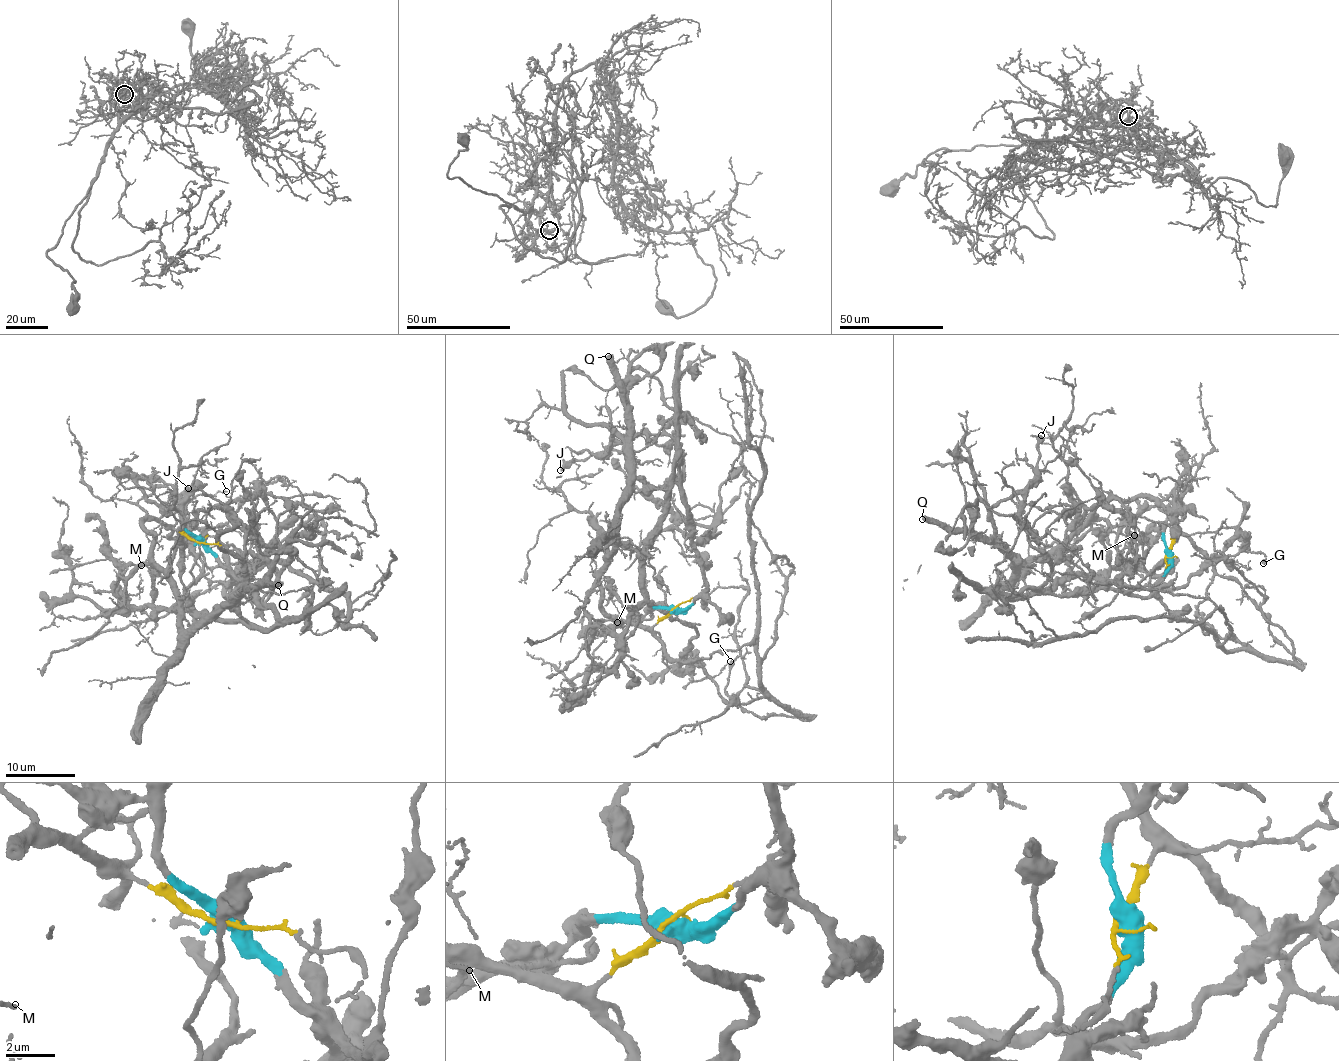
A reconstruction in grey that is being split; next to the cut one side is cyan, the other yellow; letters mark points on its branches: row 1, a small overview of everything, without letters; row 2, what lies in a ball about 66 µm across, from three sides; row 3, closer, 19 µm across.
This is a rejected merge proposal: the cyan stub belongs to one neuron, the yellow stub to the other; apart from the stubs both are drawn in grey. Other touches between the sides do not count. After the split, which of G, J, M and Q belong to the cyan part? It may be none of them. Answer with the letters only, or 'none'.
J

